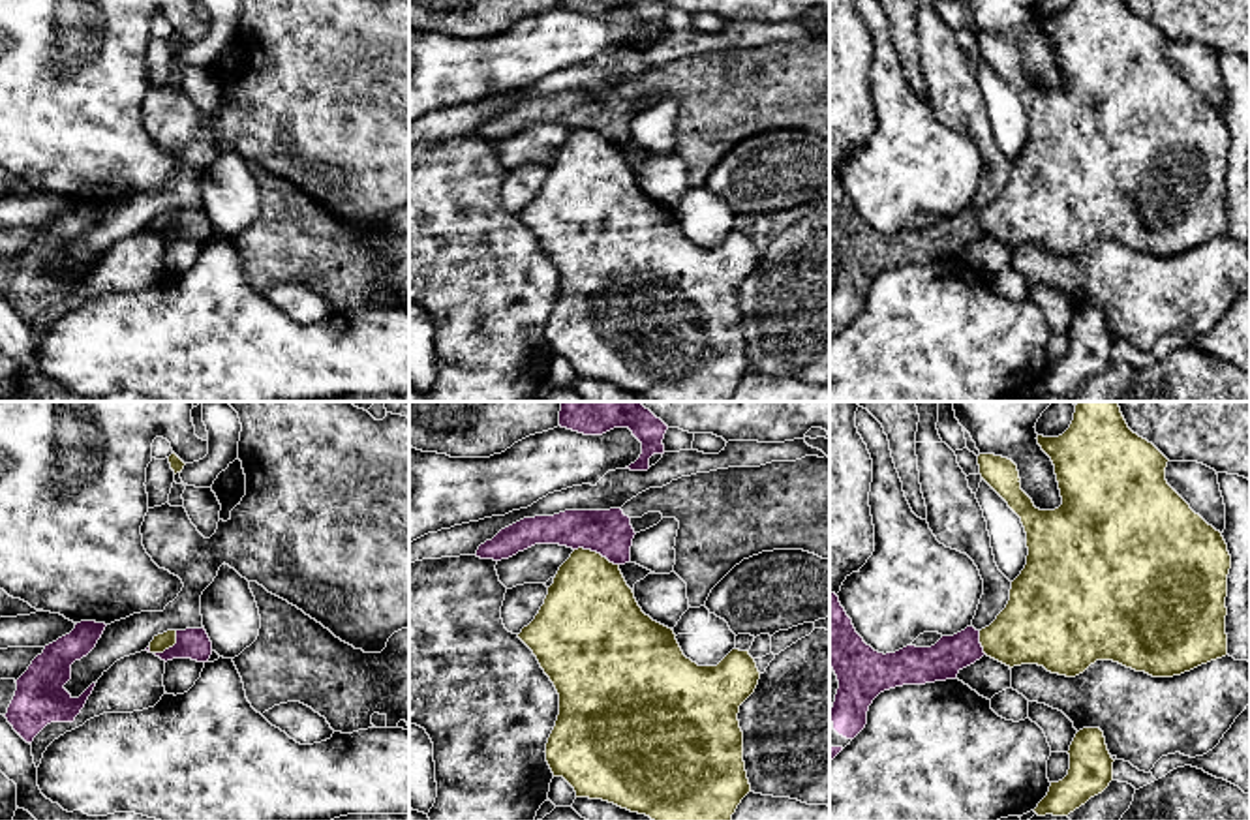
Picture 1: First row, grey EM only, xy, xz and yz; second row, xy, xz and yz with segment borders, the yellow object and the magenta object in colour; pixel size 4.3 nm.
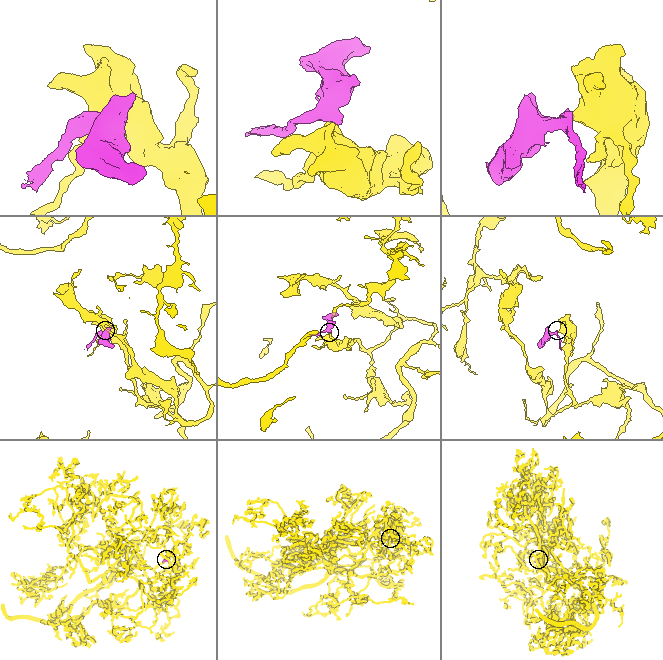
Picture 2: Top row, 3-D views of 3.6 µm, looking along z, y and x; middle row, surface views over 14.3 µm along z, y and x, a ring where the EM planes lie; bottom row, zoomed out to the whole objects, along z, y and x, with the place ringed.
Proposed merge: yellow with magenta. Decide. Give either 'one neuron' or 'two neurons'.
two neurons

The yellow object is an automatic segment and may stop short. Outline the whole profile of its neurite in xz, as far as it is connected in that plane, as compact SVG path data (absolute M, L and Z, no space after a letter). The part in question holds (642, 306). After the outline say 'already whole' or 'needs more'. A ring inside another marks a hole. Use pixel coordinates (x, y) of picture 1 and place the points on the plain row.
M578 128L559 146L554 163L548 167L544 184L535 199L522 208L518 218L533 231L541 248L559 274L559 295L546 323L546 342L554 357L563 357L576 372L576 377L602 379L631 392L646 394L653 402L730 402L741 379L751 372L743 342L743 311L739 308L739 285L755 272L760 251L749 231L732 229L717 246L698 246L687 238L672 208L653 201L638 186L633 169L627 165L619 144L610 143L597 131Z | already whole

